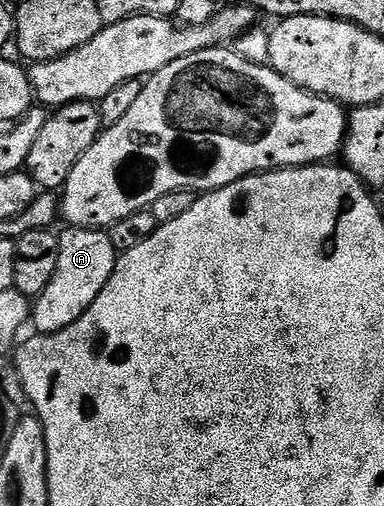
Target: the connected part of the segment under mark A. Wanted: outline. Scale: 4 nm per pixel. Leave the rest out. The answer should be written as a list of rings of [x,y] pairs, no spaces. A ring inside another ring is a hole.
[[[66,227],[60,233],[59,263],[55,265],[55,274],[51,282],[47,282],[47,290],[43,290],[41,296],[36,297],[31,308],[31,324],[41,334],[67,330],[99,298],[103,286],[111,278],[111,274],[117,265],[119,253],[115,246],[111,246],[111,238],[108,231],[100,228],[74,228]]]

